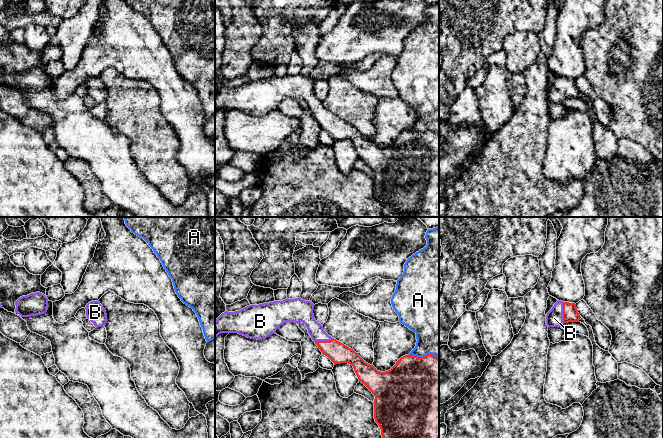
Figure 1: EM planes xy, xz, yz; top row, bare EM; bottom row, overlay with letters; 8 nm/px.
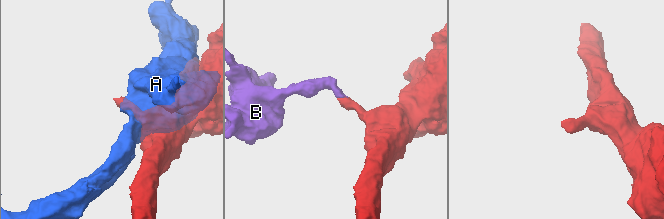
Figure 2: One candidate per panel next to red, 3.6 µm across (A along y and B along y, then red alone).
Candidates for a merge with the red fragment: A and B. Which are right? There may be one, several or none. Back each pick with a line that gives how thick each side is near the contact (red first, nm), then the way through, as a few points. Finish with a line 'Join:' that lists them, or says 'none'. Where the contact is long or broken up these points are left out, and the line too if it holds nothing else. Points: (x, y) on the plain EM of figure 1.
B: 130/140 nm
Join: B

